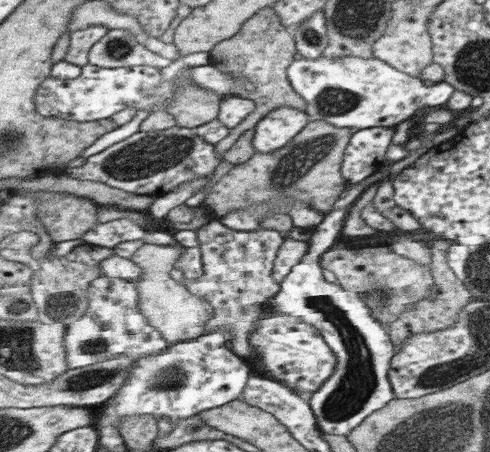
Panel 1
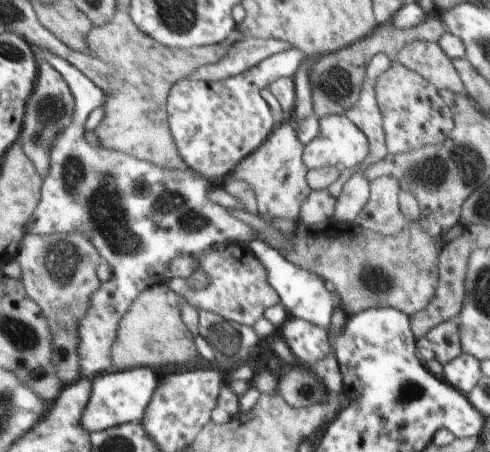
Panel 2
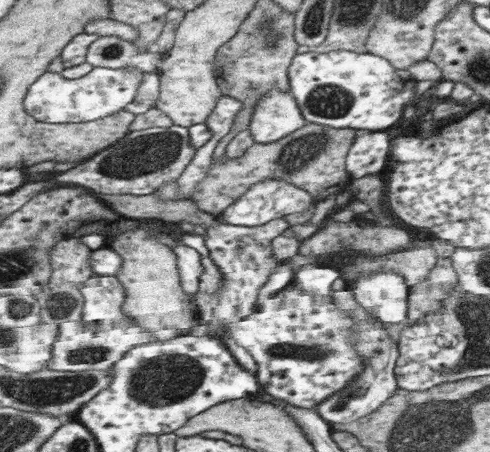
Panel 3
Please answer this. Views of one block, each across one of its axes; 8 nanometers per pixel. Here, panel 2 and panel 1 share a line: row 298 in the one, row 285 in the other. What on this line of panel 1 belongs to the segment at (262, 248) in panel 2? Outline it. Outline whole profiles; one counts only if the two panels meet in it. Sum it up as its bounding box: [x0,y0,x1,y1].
[259,208,395,436]

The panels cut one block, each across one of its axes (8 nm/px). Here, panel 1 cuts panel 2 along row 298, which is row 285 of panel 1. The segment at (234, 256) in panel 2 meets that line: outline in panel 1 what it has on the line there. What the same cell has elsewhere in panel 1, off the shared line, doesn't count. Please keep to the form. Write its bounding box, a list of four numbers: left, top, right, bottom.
[183,220,283,358]

